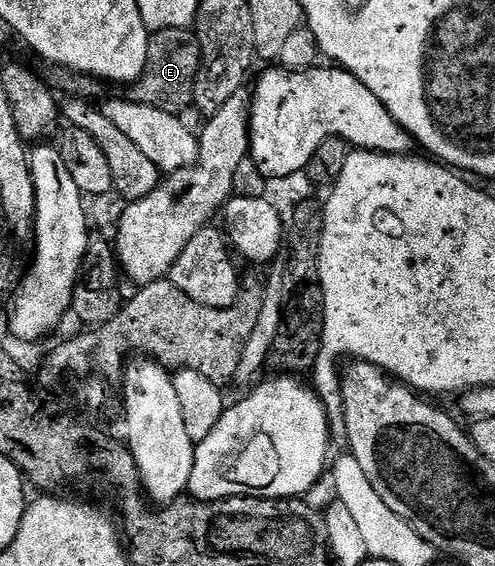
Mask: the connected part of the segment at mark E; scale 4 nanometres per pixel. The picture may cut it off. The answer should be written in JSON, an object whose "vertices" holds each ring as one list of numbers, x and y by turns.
{"vertices":[[167,28,166,30,158,30,149,39,145,73,132,83,132,97,136,101,142,102,144,106,159,108,159,112,184,115,184,110,193,106,195,76,199,76,200,67,201,49,196,33,192,29]]}

